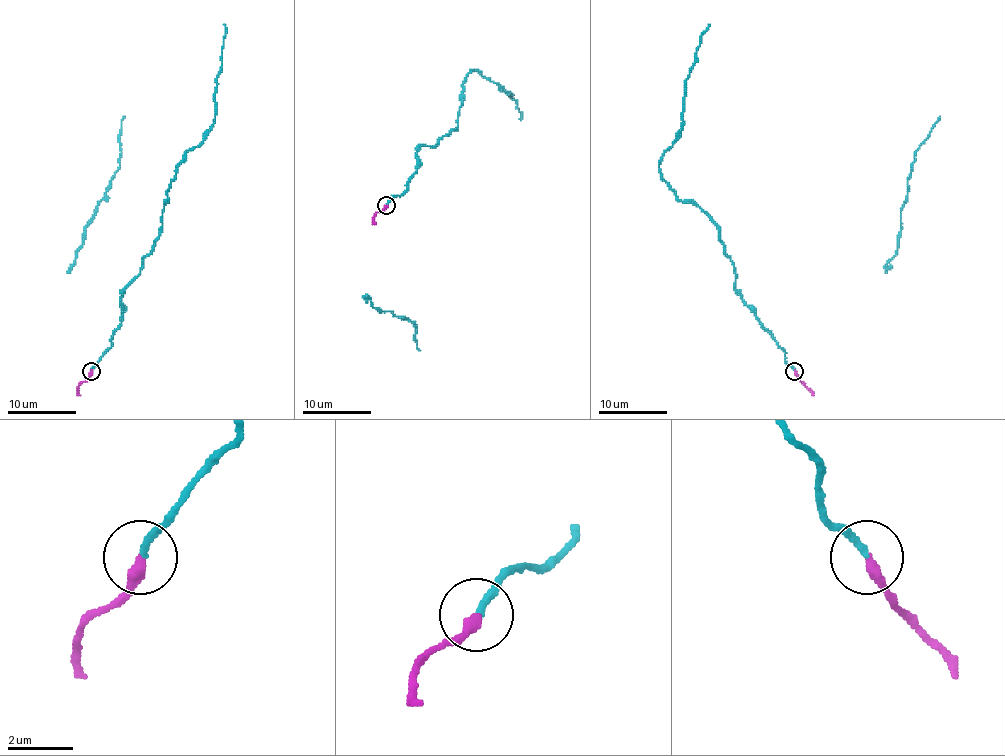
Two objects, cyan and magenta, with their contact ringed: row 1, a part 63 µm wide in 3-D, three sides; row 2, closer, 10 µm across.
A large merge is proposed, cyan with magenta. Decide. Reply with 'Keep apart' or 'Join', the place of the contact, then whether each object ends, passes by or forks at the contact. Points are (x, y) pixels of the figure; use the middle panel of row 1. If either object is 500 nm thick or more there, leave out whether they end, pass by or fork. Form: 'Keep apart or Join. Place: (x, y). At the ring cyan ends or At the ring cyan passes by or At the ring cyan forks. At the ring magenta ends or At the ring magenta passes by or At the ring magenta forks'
Join. Place: (386, 205). At the ring cyan ends. At the ring magenta ends

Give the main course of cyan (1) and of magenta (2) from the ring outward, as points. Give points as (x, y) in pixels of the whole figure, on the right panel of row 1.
1: (795, 370), (735, 288), (715, 223), (681, 201), (660, 174), (660, 157), (682, 123), (686, 78), (708, 24)
2: (795, 371), (813, 395)

